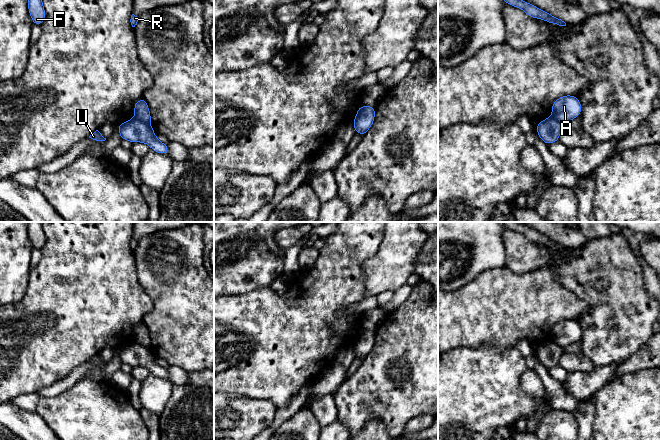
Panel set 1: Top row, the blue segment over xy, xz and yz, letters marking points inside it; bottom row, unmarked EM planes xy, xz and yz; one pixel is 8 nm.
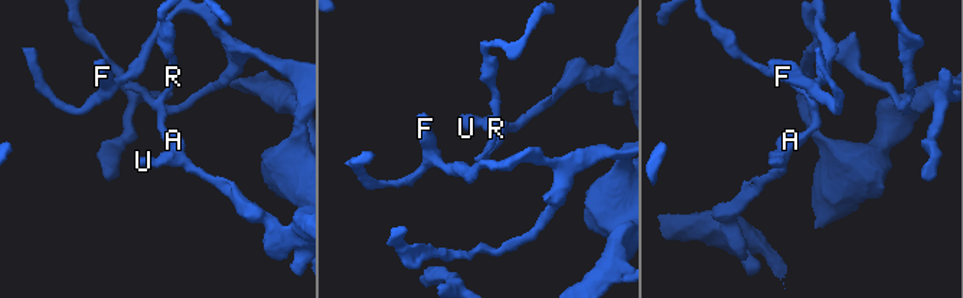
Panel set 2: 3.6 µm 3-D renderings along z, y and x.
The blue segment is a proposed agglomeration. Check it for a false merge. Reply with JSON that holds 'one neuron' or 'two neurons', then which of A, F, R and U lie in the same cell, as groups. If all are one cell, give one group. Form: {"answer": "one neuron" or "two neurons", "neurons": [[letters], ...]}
{"answer": "two neurons", "neurons": [["A", "R"], ["F", "U"]]}

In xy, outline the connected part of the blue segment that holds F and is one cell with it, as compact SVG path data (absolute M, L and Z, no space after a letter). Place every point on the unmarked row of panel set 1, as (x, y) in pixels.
M28 222L28 236L33 248L40 250L46 242L42 222Z

